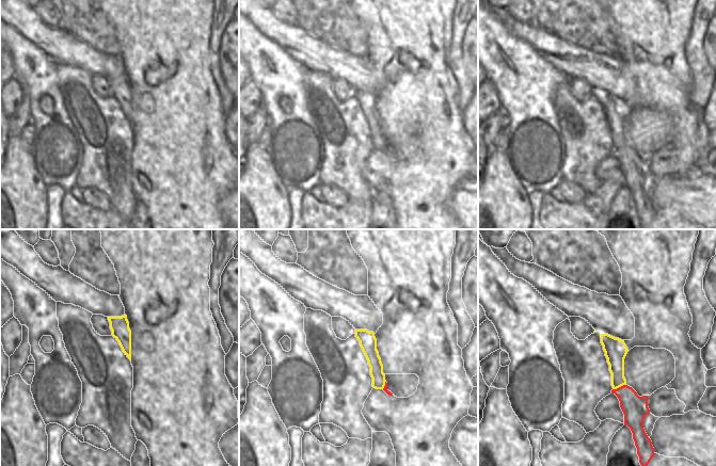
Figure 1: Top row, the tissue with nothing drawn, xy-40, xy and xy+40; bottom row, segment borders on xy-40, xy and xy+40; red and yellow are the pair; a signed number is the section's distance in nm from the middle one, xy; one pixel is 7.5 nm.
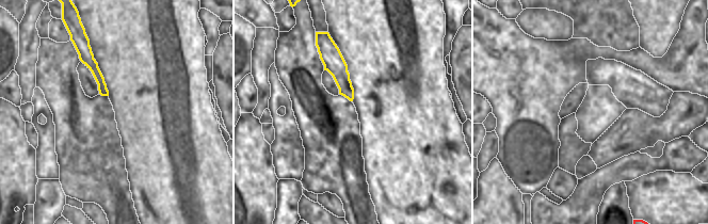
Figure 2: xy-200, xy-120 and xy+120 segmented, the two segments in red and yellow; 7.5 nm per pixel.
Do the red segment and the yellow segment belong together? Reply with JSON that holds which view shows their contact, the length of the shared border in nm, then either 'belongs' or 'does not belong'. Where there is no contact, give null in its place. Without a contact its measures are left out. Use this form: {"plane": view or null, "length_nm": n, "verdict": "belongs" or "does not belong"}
{"plane": "xy+40", "length_nm": 100, "verdict": "belongs"}

